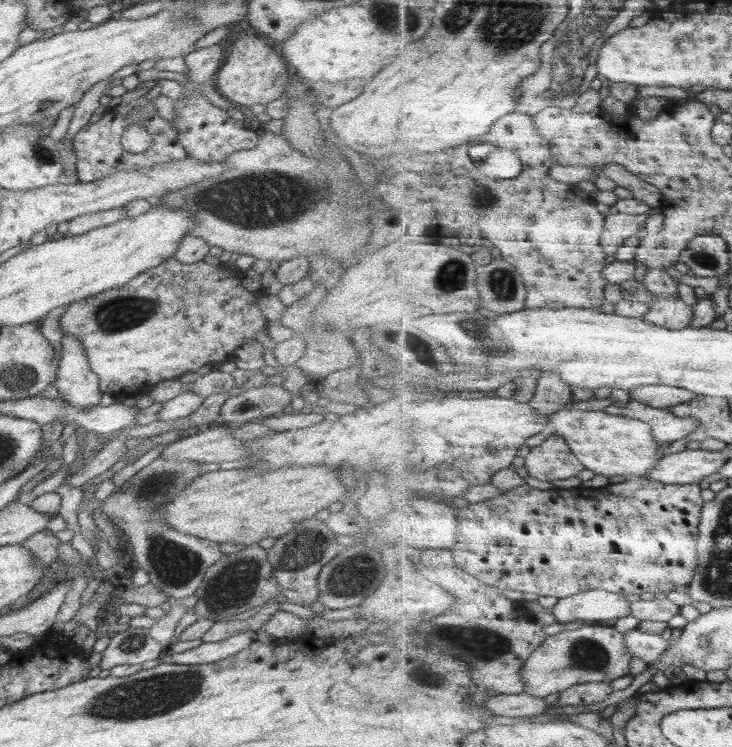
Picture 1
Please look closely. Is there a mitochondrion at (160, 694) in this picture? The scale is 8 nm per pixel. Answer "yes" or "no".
yes

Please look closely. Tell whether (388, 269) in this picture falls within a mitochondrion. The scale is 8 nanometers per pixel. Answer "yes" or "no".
no

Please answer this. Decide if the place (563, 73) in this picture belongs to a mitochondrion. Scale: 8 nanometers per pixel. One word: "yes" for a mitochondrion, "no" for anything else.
yes

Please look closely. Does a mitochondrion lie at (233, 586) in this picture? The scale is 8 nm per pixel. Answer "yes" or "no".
yes

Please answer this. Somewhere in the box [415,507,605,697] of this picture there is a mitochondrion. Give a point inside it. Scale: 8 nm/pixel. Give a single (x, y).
(481, 644)

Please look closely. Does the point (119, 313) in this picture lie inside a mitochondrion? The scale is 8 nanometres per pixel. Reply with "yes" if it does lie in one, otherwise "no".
yes

